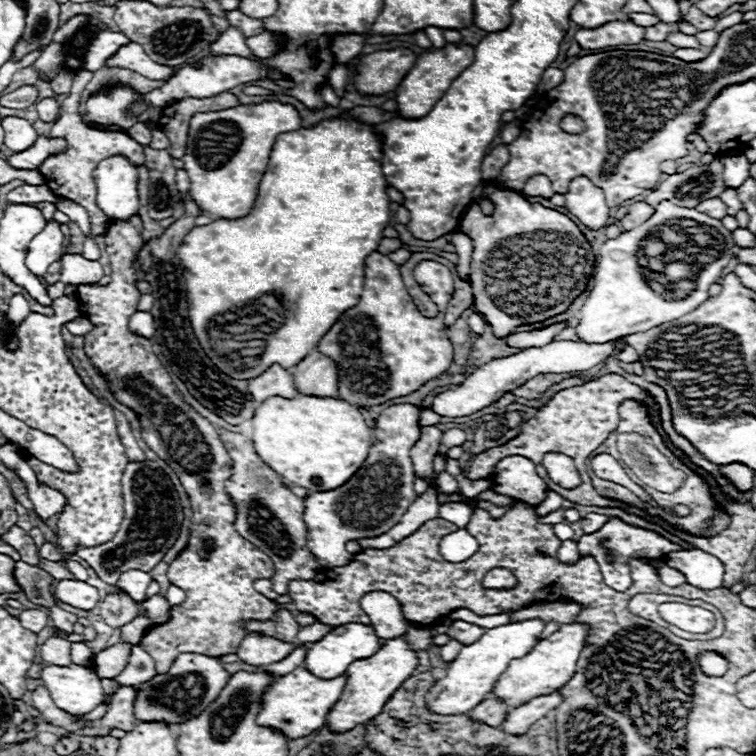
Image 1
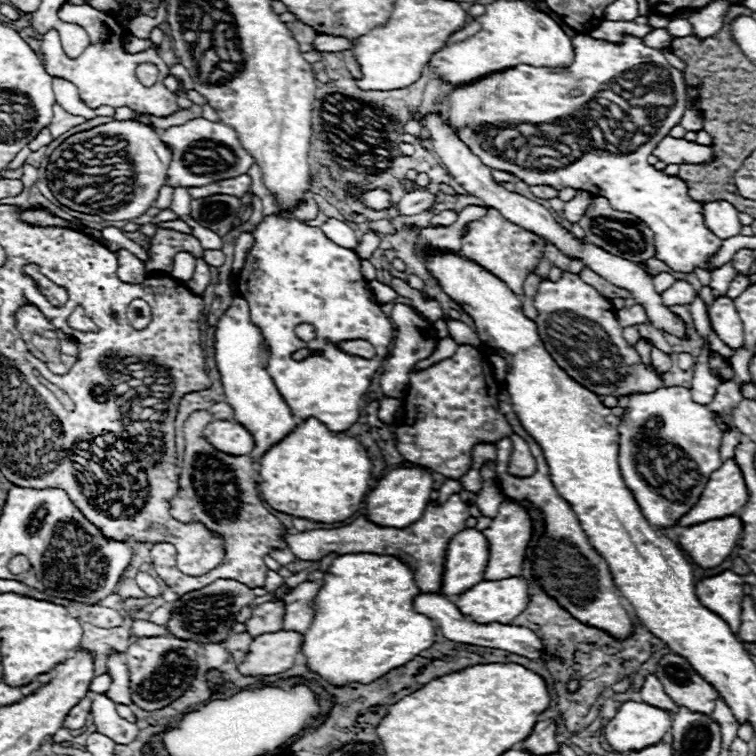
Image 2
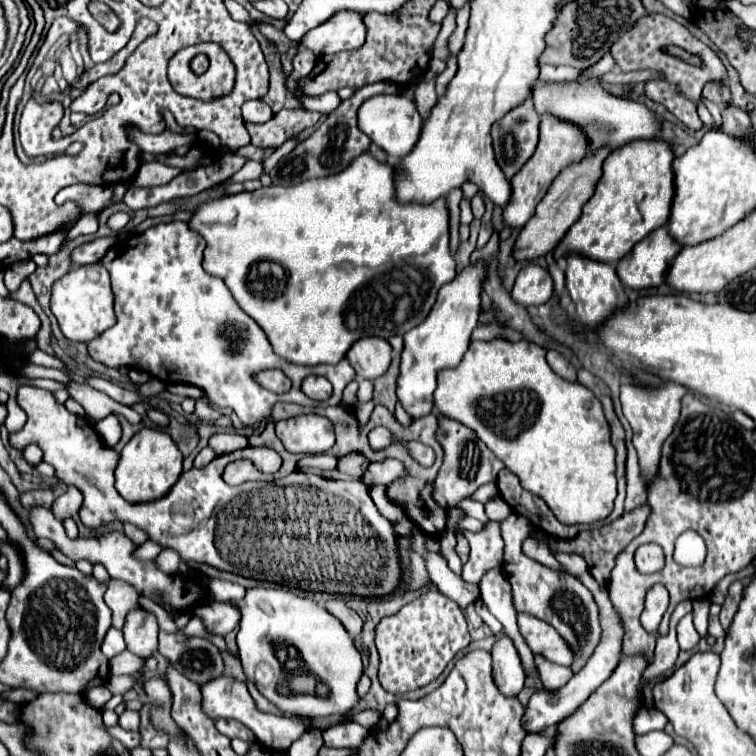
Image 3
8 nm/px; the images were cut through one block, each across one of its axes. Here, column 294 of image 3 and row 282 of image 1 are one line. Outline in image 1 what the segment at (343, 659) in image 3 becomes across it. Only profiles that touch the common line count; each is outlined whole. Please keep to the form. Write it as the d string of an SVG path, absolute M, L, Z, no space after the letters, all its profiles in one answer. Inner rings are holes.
M660 202L660 206L656 206L656 212L652 214L652 218L648 218L644 224L622 232L618 238L606 240L602 250L600 250L600 260L598 260L598 268L594 274L594 288L590 292L590 296L586 298L584 306L580 308L580 320L578 320L578 336L582 342L610 342L628 334L636 334L636 332L644 332L650 330L654 326L660 326L664 322L672 322L688 312L692 312L700 302L704 302L708 298L708 286L718 282L718 278L722 276L722 270L726 268L726 264L732 258L732 240L730 240L730 230L726 230L722 226L720 220L710 218L694 208L682 208L682 206L674 206L670 202ZM672 218L690 218L690 220L698 220L700 224L708 224L714 226L724 238L726 238L726 248L722 250L722 256L716 258L710 264L704 266L682 266L682 264L666 264L666 272L664 276L668 278L668 282L676 282L676 280L694 280L696 288L682 300L672 300L672 298L664 298L662 294L654 292L644 274L642 274L642 266L638 264L638 258L634 258L634 254L640 250L640 242L648 236L648 232L652 232L656 226L672 220Z

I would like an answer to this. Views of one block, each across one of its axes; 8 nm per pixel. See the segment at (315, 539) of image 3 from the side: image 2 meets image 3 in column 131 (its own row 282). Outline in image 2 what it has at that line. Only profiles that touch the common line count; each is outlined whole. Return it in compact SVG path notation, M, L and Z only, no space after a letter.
M490 208L482 218L474 220L466 226L464 236L462 236L462 250L459 254L476 262L478 266L486 268L490 274L500 278L514 294L522 296L524 294L522 282L538 266L544 246L546 246L546 242L538 234L532 234L532 232L520 228L518 224L512 224L498 210Z

